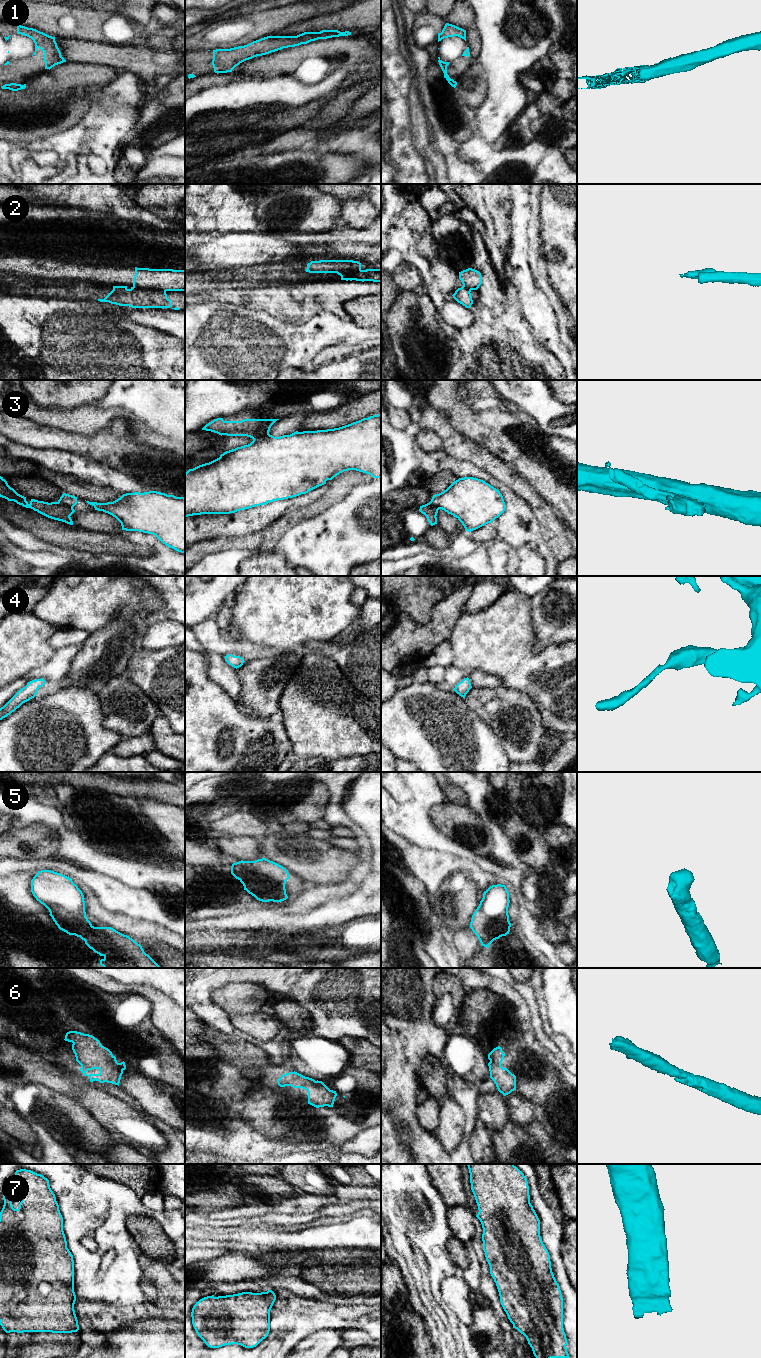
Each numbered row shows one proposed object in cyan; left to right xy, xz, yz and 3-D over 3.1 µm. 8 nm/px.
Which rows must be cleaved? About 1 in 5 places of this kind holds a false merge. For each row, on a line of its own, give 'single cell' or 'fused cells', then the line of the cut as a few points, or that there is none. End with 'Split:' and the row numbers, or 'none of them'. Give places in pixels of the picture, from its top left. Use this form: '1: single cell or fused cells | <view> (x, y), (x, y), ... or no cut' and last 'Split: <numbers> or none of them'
1: single cell | no cut
2: fused cells | xy (133, 286), (159, 289), (165, 292)
3: fused cells | xz (268, 432), (253, 439)
4: single cell | no cut
5: single cell | no cut
6: single cell | no cut
7: single cell | no cut
Split: 2, 3

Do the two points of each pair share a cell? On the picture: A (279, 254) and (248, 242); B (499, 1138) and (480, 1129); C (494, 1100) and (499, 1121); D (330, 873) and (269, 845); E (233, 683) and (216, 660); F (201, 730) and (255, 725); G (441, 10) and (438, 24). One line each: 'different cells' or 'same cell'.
A: same cell
B: different cells
C: same cell
D: same cell
E: same cell
F: same cell
G: different cells

